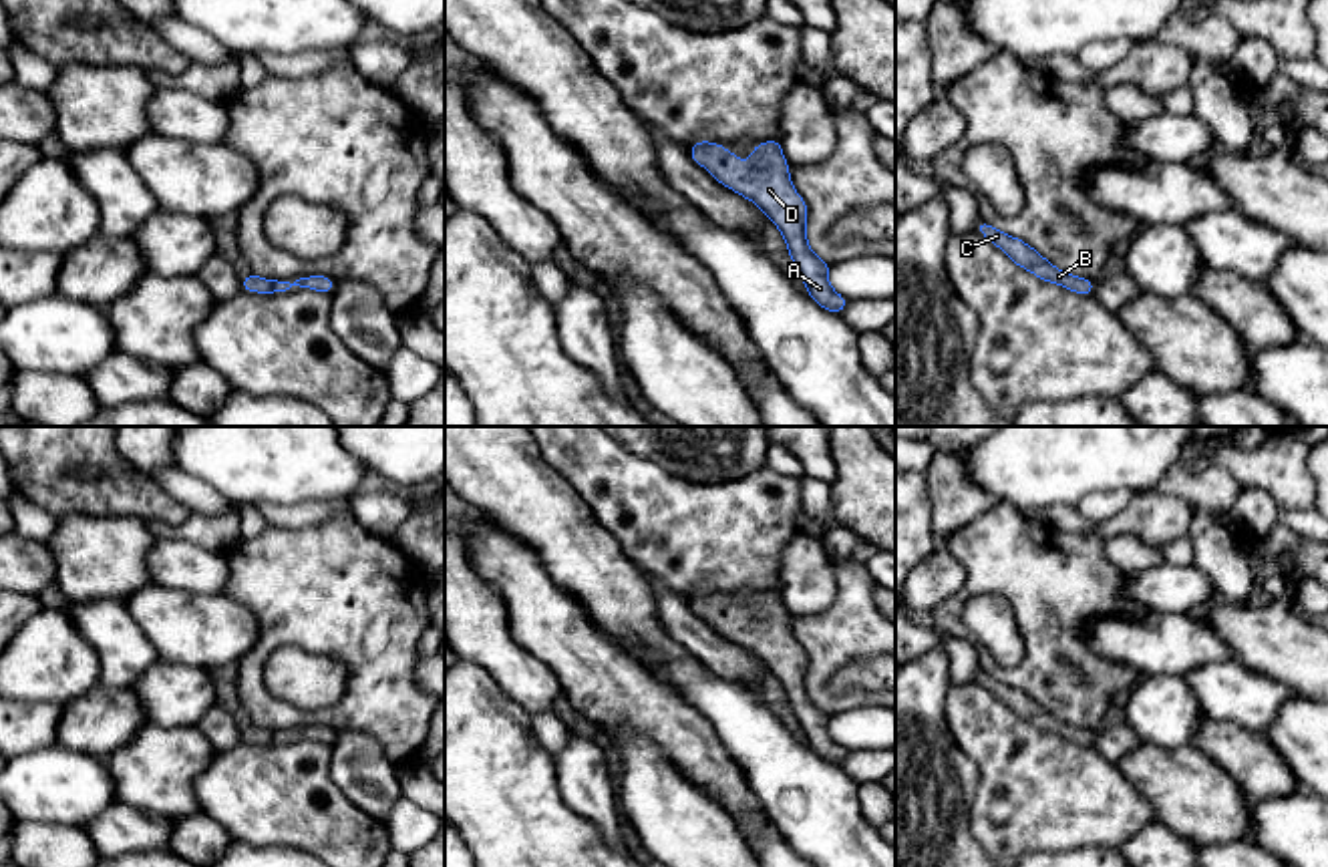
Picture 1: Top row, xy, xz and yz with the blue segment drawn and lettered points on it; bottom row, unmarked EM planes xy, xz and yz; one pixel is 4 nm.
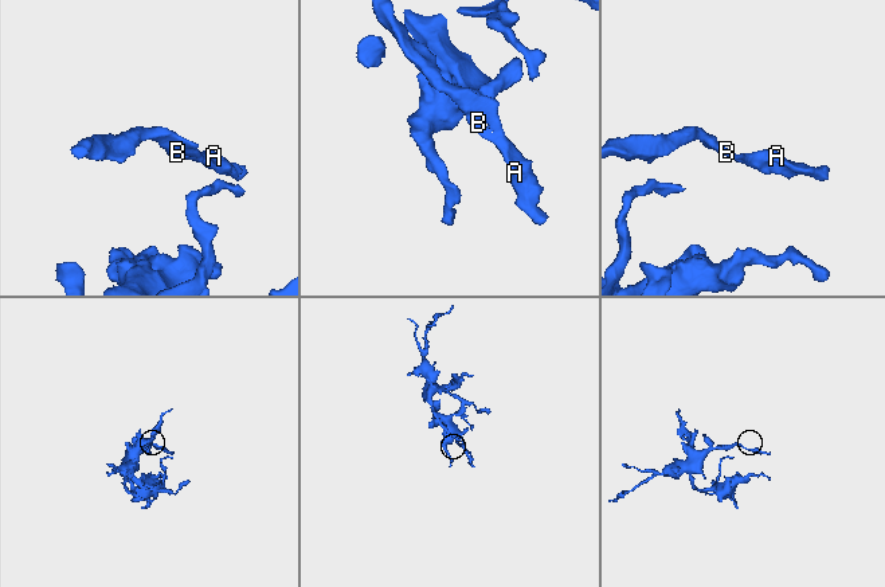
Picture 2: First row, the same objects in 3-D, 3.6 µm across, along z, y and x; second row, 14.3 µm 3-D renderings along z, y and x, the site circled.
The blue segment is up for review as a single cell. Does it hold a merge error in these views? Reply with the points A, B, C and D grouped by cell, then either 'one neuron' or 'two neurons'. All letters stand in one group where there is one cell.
groups A B C D; one neuron

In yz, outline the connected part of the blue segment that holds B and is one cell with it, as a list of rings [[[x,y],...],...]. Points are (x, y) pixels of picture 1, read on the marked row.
[[[984,219],[976,223],[976,231],[980,231],[988,241],[1000,247],[1018,268],[1028,270],[1038,280],[1058,284],[1064,290],[1070,290],[1083,296],[1093,296],[1095,280],[1085,280],[1085,278],[1060,272],[1026,241],[992,227]]]

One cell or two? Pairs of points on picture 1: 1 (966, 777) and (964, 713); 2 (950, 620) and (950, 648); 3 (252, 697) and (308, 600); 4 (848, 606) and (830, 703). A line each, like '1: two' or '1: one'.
1: two
2: two
3: one
4: one

